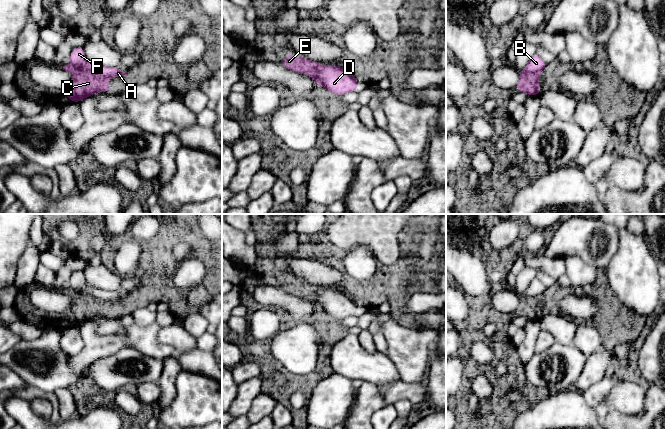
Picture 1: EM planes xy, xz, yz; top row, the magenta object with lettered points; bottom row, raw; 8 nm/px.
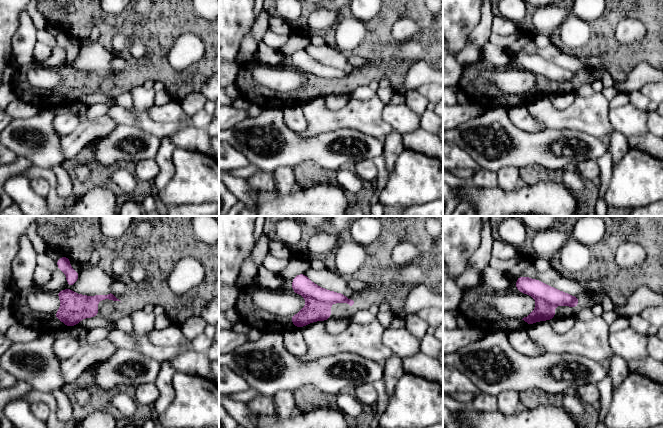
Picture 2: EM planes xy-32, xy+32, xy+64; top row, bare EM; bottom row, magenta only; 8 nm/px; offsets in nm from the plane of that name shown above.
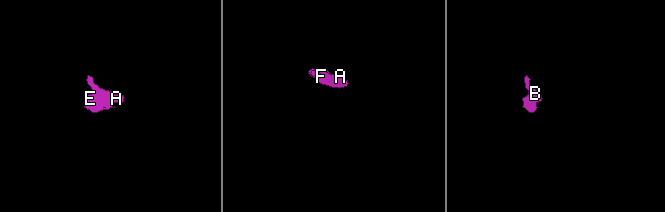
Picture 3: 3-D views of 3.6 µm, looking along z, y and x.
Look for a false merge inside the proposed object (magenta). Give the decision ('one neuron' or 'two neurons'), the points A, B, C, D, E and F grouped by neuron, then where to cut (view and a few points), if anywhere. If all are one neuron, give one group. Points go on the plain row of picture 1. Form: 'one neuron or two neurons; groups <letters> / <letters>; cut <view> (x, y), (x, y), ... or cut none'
two neurons; groups A B D F / C E; cut xy (70, 287), (106, 301)

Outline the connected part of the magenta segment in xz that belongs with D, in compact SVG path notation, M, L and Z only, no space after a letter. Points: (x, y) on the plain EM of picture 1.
M322 290L315 301L315 308L324 311L327 315L336 319L344 319L356 316L359 302L355 302L344 290Z

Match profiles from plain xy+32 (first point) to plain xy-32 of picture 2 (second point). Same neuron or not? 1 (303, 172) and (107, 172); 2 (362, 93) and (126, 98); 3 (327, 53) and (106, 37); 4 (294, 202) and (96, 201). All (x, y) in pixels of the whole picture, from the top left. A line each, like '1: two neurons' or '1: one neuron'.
1: one neuron
2: two neurons
3: two neurons
4: one neuron

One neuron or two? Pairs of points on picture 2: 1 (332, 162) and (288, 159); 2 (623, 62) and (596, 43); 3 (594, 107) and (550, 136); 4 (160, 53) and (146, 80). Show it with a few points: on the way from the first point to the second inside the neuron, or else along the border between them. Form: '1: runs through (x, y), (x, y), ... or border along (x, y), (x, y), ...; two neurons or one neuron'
1: runs through (321, 154), (299, 154); one neuron
2: runs through (616, 58), (603, 45); one neuron
3: border along (540, 129), (575, 129), (584, 133); two neurons
4: border along (145, 74), (148, 74), (154, 80); two neurons

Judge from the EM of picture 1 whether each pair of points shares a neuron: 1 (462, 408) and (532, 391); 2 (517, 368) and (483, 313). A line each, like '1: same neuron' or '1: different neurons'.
1: same neuron
2: same neuron

